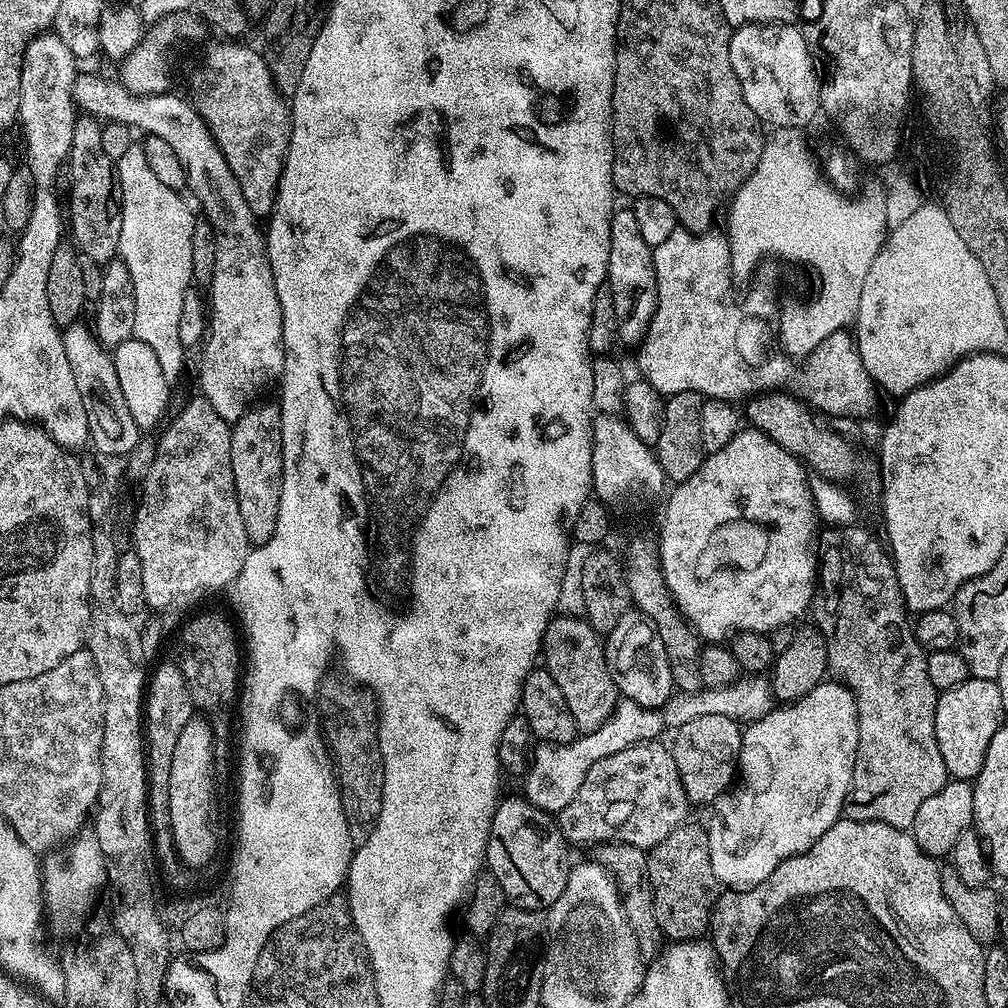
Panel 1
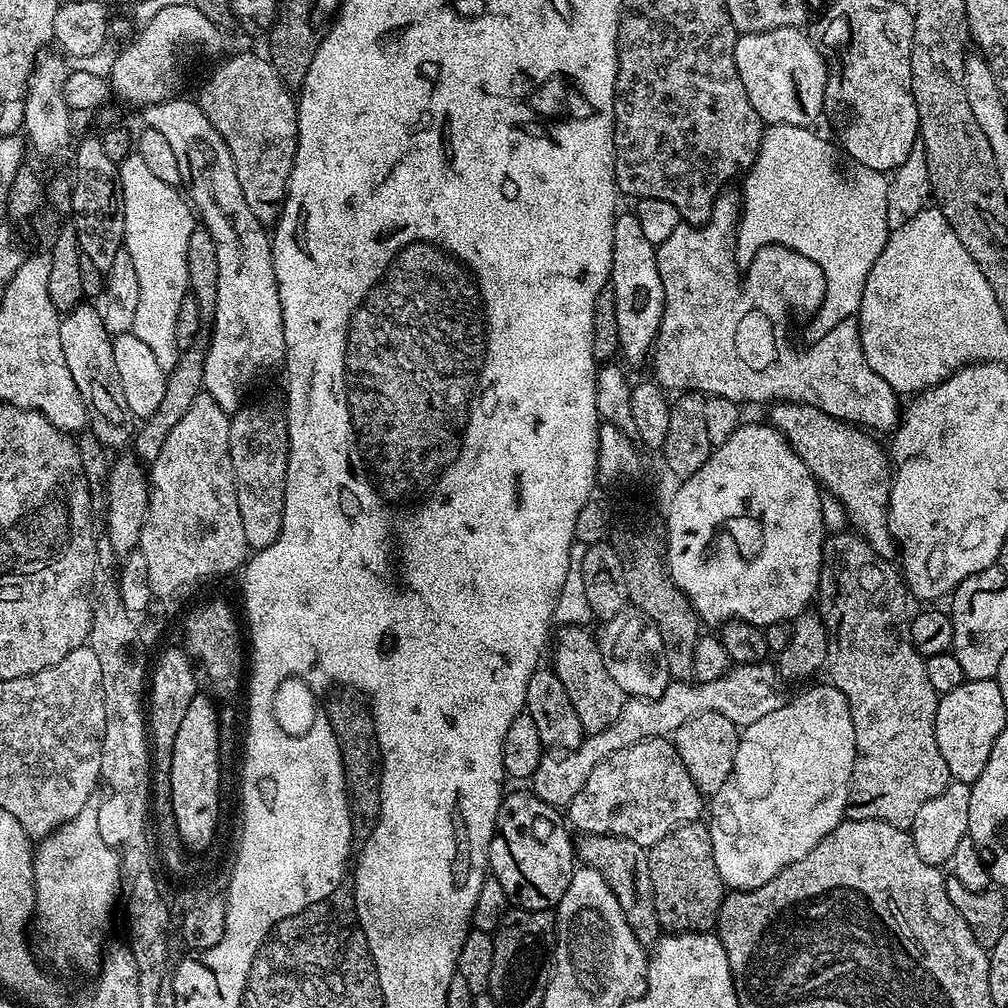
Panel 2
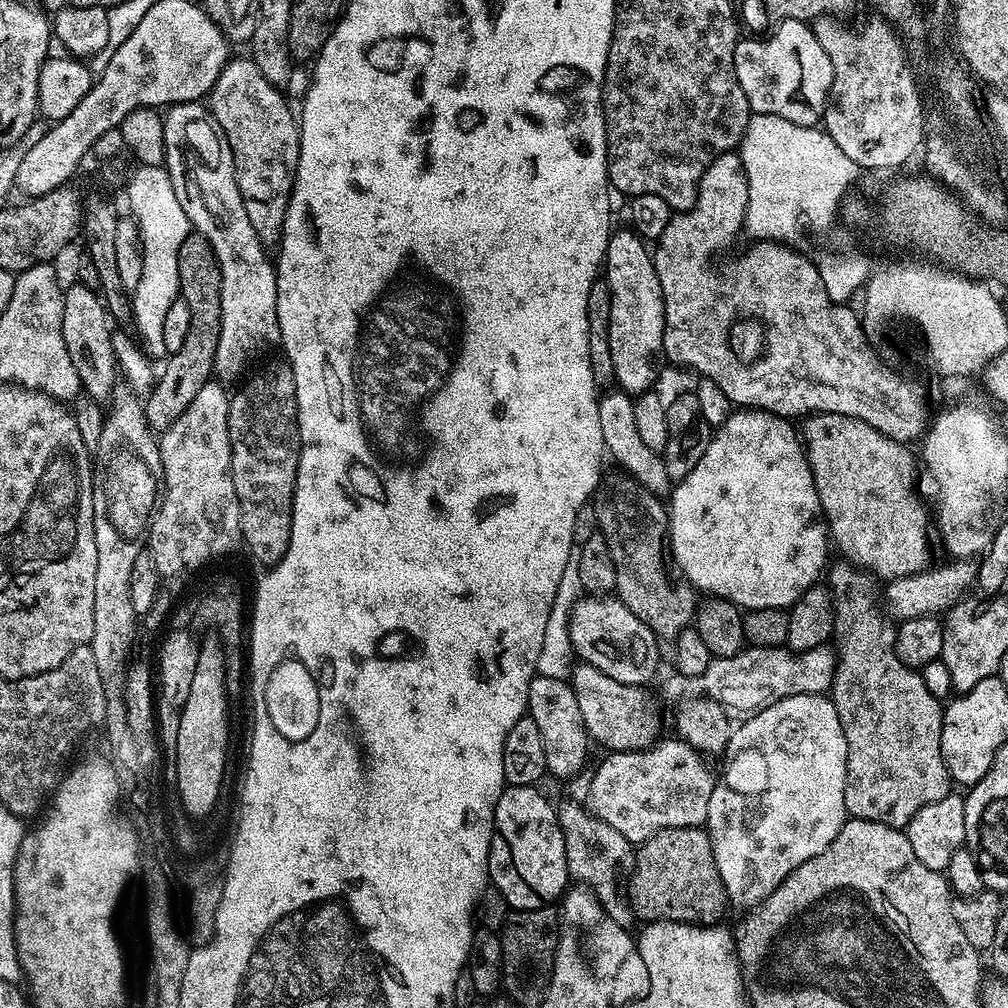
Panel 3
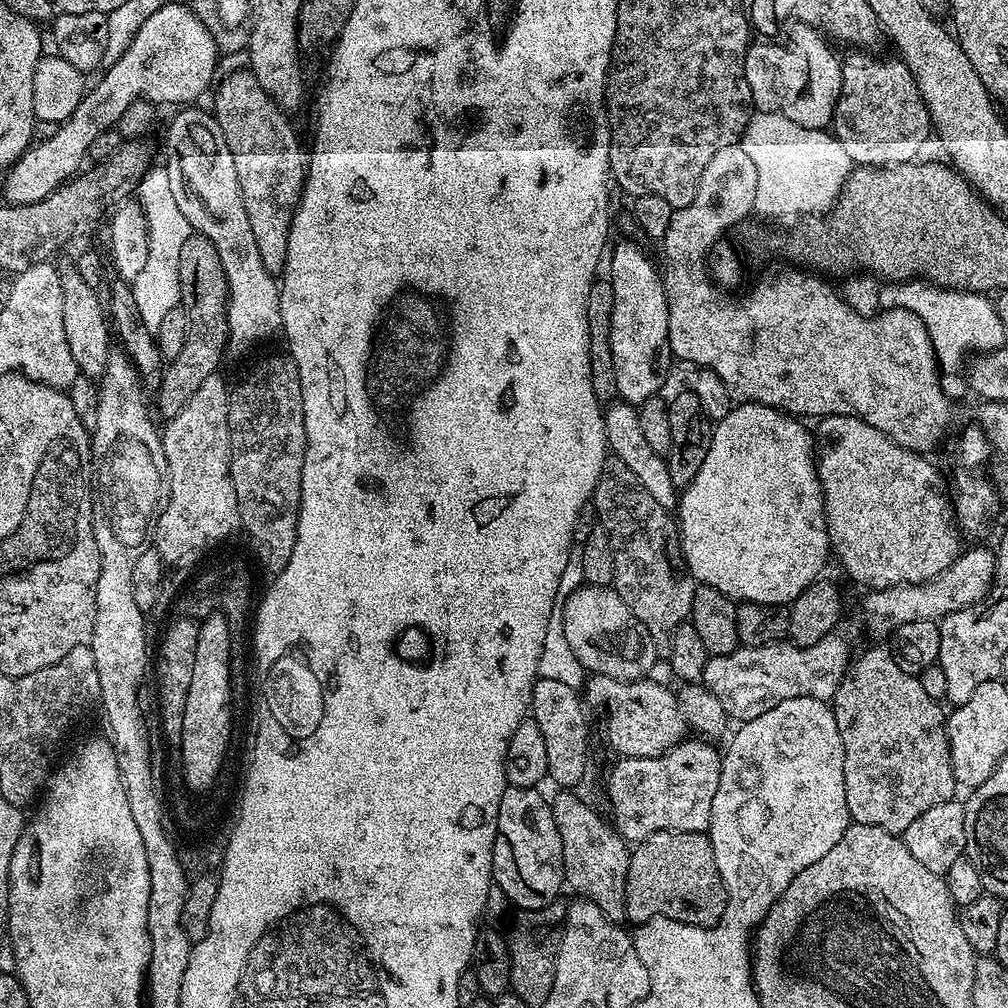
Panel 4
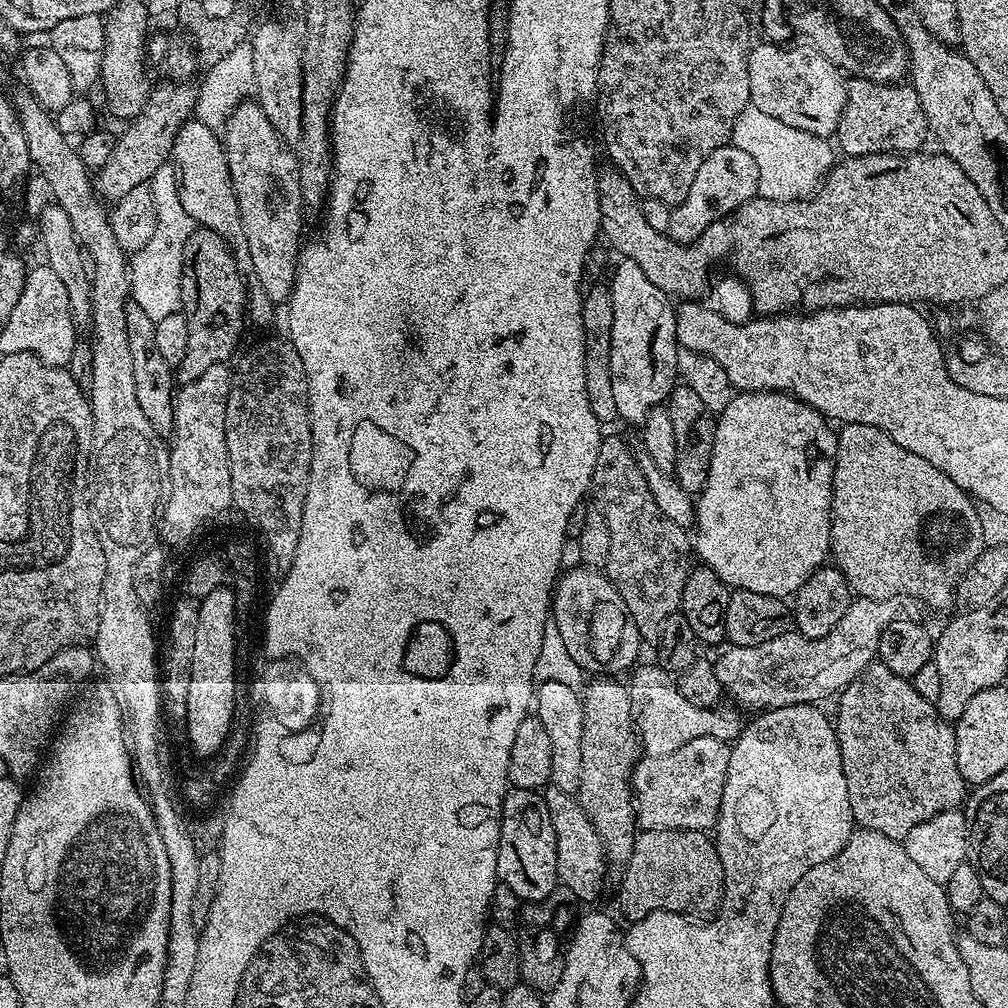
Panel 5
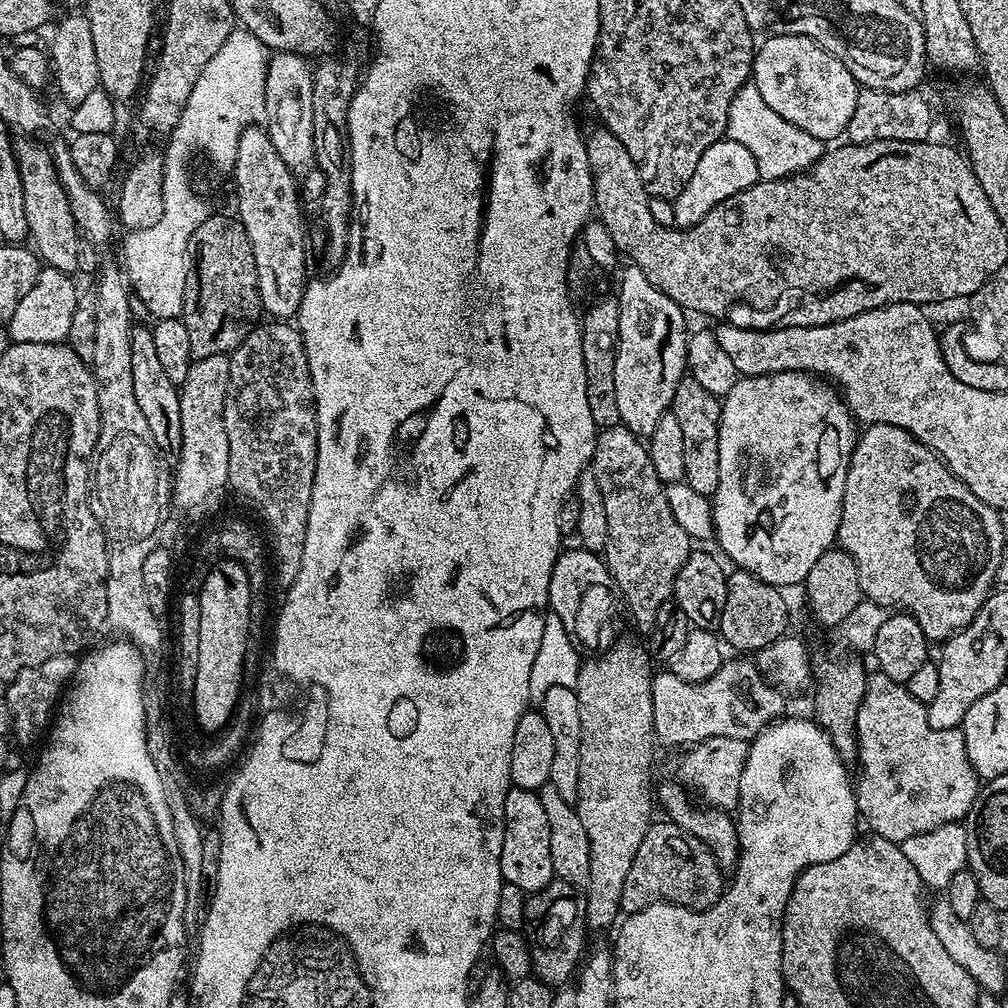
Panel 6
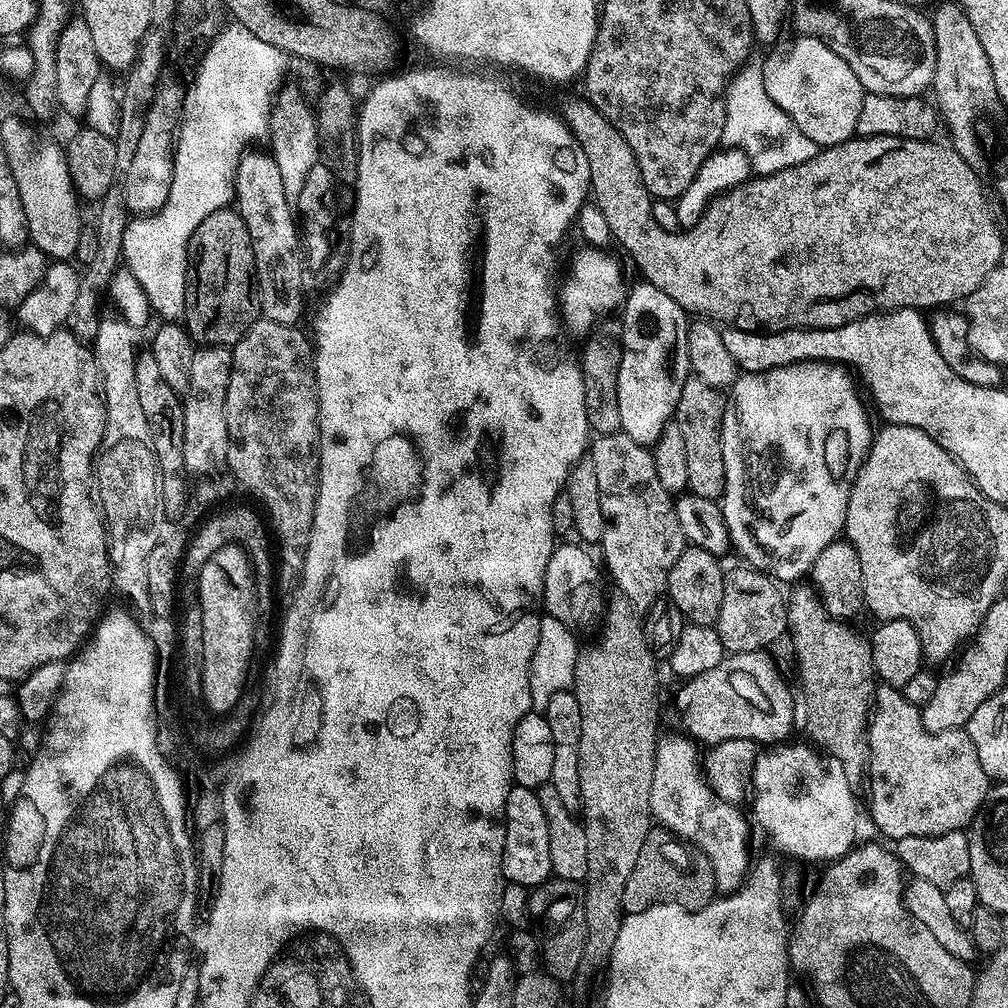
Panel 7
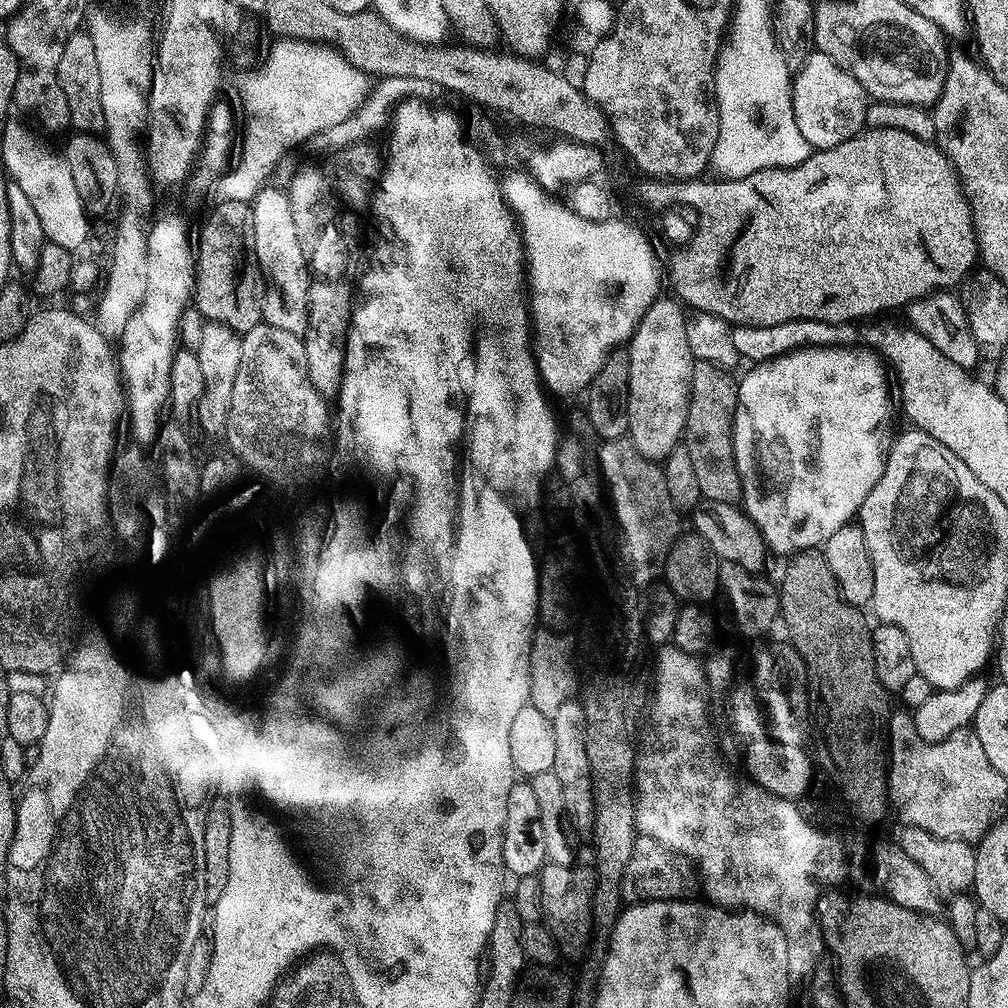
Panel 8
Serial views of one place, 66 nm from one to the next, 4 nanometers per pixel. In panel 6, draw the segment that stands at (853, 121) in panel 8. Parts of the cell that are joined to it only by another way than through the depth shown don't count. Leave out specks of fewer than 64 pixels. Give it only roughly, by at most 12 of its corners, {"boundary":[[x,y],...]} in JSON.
{"boundary":[[802,34],[755,49],[774,114],[825,142],[854,115],[856,80]]}

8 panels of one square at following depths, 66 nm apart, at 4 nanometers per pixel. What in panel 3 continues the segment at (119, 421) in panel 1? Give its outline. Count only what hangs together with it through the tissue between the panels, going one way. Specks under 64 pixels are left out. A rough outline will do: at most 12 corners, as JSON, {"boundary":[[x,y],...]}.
{"boundary":[[65,287],[62,337],[89,400],[111,401],[114,324],[97,289]]}

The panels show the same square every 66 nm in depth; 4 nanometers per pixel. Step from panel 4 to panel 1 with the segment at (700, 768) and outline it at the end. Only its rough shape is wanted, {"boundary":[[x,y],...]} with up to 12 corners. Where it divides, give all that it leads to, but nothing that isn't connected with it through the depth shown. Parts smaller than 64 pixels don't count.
{"boundary":[[660,742],[590,766],[558,814],[569,845],[651,850],[689,819]]}

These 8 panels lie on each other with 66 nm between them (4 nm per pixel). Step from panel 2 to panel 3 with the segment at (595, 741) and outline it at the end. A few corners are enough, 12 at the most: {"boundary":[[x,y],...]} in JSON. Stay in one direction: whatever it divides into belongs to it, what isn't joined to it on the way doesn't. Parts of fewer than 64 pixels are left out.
{"boundary":[[745,647],[697,676],[672,674],[671,706],[718,702],[739,722],[832,687],[831,647]]}

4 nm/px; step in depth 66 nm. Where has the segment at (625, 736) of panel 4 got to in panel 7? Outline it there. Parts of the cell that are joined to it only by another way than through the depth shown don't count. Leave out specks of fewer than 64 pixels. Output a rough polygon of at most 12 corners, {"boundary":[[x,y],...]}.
{"boundary":[[767,649],[685,681],[685,728],[711,746],[785,741]]}

